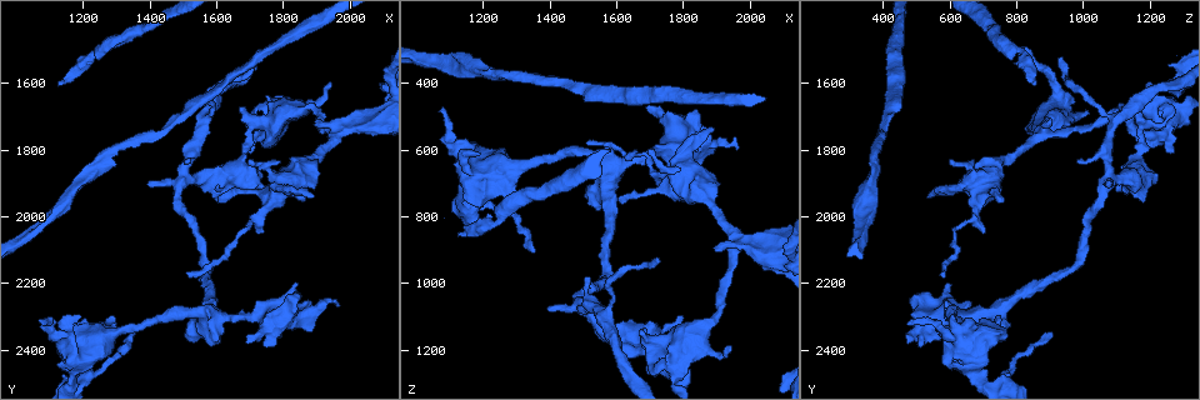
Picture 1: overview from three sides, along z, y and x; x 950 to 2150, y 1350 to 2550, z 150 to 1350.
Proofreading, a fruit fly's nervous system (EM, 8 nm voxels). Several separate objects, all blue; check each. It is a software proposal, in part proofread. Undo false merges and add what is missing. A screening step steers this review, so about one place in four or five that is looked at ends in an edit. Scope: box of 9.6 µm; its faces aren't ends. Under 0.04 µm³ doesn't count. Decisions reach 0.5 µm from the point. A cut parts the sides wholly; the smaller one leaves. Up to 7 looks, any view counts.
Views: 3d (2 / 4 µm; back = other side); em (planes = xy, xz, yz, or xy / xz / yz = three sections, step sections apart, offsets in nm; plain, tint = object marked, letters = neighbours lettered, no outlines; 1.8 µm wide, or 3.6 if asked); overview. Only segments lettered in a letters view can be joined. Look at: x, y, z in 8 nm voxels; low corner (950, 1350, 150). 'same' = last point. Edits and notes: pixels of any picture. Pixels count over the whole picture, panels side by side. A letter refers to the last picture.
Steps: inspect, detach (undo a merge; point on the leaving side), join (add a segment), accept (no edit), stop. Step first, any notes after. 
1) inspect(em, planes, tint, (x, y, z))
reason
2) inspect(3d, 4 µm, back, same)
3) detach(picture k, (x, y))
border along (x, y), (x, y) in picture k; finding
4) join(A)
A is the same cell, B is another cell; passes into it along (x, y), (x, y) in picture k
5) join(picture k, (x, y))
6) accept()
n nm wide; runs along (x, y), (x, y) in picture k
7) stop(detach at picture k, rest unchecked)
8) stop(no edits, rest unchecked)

inspect(em, xy, step 16, letters, (1950, 1600, 1190))
thin end

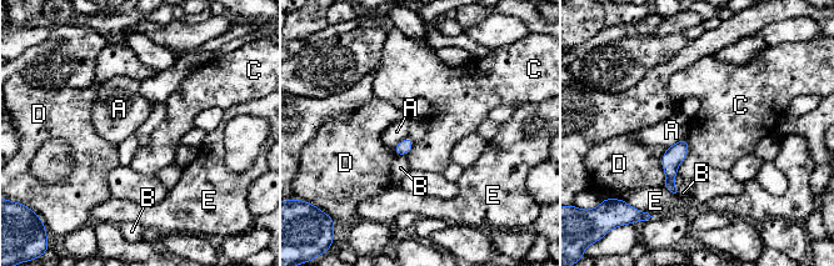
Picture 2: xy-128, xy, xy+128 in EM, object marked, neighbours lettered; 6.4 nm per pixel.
inspect(em, planes, letters, same)
cut it another way

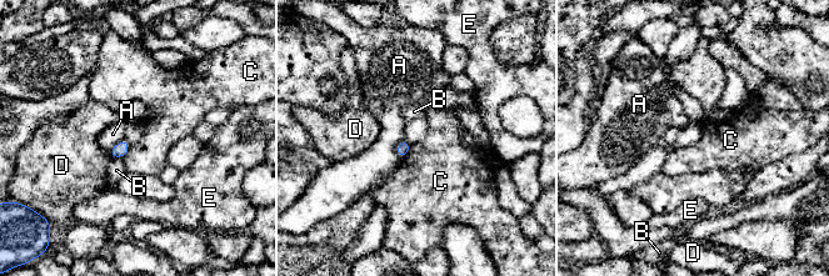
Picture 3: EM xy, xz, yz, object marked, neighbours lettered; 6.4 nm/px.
accept()
A, B, C, D and E are other cells; none of them fits

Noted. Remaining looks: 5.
inspect(em, planes, tint, (1700, 1740, 1180))
calibre changes

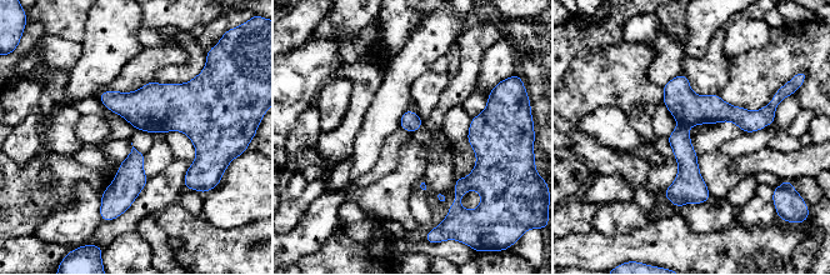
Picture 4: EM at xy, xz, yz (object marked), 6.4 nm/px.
inspect(em, planes, letters, same)
see the neighbours

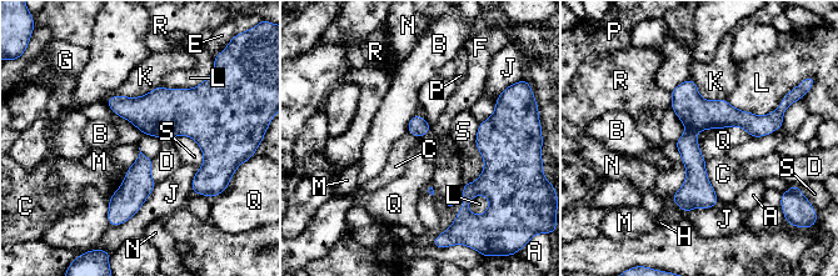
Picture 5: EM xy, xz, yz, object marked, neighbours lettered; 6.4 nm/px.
detach(picture 5, (697, 114))
S touches over 420 nm; A, B, C, D, E, F, G, H, J, K, L, M, N, P, Q, R and S are other cells; border along (687, 129), (694, 131) in picture 5; two neurons meet here

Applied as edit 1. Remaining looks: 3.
inspect(em, yz, step 16, letters, (1840, 2230, 490))
an open end

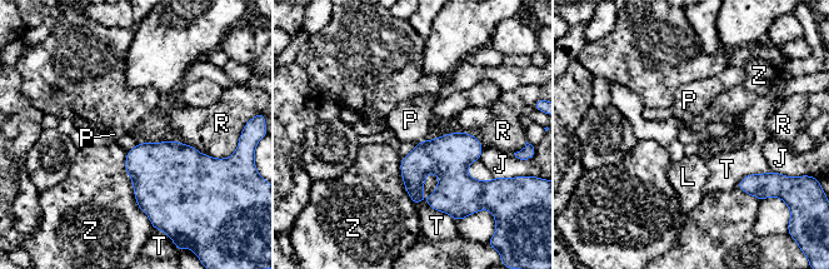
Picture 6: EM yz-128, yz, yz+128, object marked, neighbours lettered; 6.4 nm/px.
inspect(em, planes, letters, same)
cut it another way

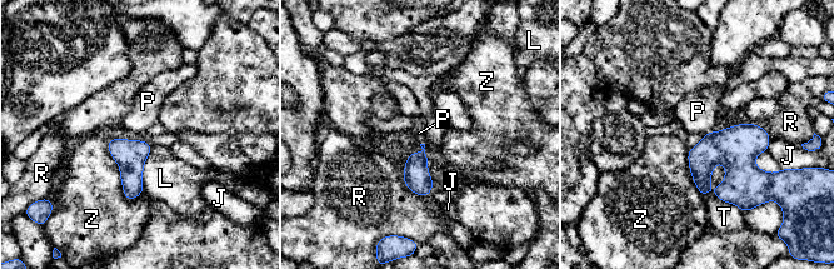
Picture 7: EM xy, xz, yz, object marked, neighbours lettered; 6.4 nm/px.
accept()
J, L, P, R, T and Z are other cells; no lettered segment goes on from it

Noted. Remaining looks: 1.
stop(detach at picture 5, rest unchecked)

